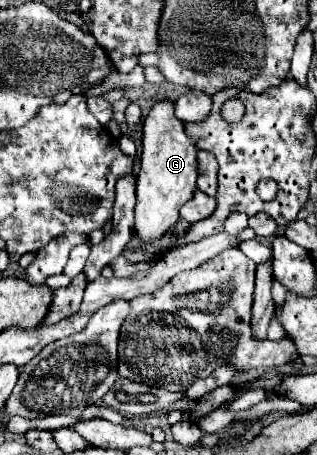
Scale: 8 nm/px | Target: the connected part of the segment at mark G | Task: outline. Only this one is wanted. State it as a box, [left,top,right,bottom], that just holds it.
[133,102,197,244]

